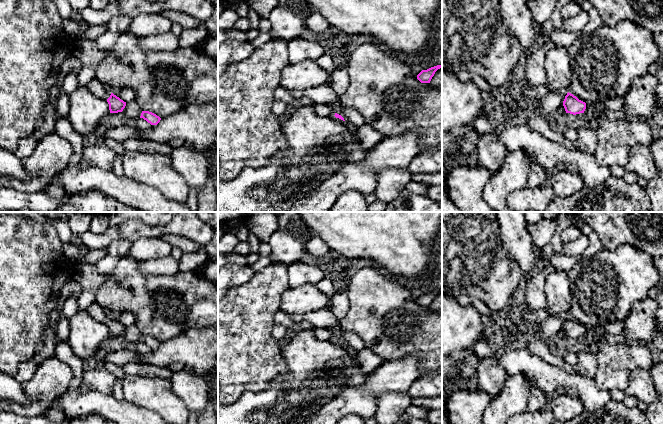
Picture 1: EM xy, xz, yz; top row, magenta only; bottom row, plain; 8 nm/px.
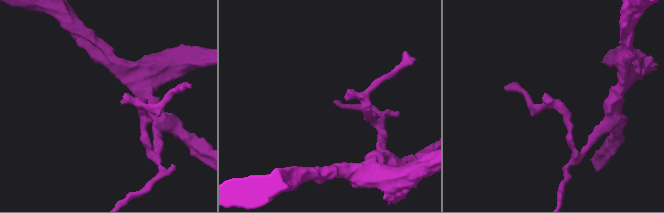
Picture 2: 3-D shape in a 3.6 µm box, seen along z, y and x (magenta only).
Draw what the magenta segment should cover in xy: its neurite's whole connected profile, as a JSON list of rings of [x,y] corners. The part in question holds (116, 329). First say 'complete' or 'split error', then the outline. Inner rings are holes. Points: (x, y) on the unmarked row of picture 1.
split error; [[[93,302],[87,311],[96,321],[108,326],[110,337],[122,336],[125,332],[126,326],[109,315],[97,302]]]

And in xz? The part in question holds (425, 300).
complete; [[[437,289],[434,291],[431,291],[427,294],[422,294],[418,299],[417,299],[417,303],[421,306],[421,307],[430,307],[432,301],[434,300],[435,296],[440,293],[442,291],[442,289]]]

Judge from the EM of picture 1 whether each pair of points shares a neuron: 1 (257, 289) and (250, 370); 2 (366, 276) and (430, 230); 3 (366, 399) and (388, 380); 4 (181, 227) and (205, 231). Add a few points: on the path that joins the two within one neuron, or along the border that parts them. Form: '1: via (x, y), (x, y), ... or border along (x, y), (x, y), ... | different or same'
1: via (251, 309), (250, 350) | same
2: border along (375, 264), (380, 267) | different
3: via (371, 394), (383, 382) | same
4: via (187, 227), (192, 227), (199, 232) | same

